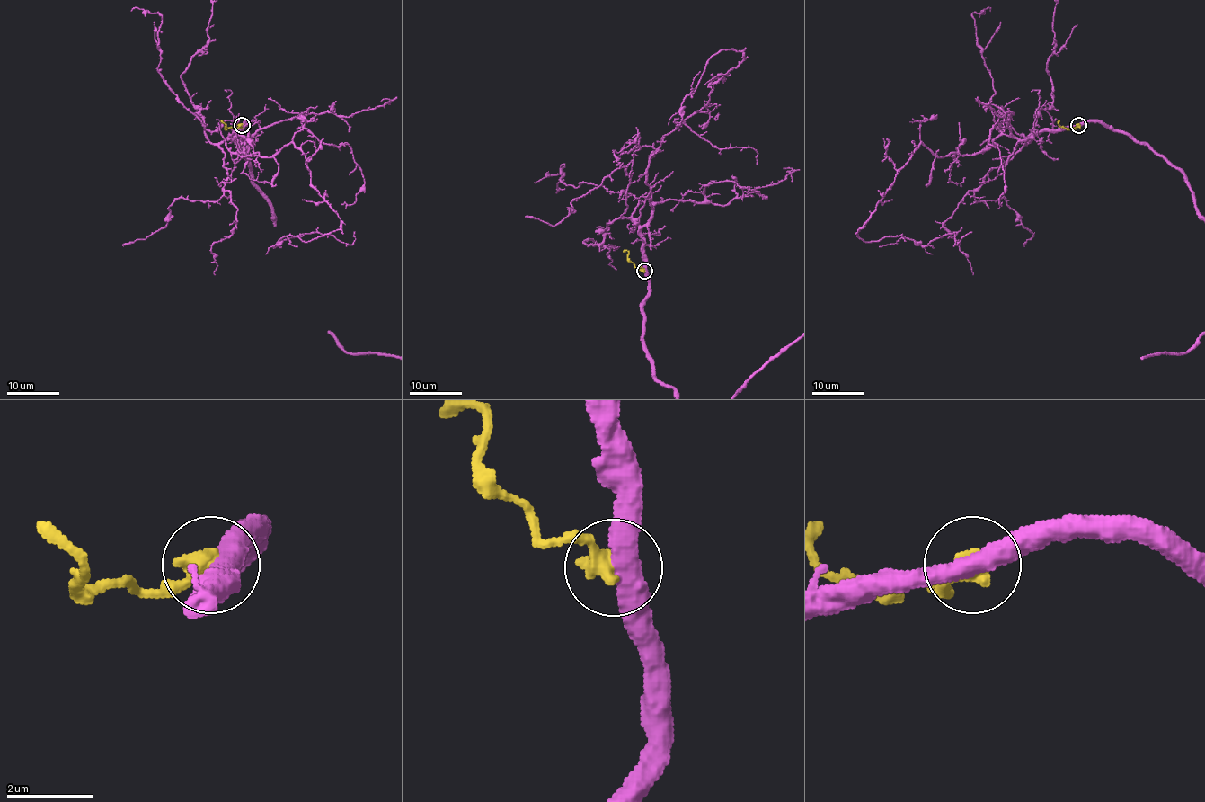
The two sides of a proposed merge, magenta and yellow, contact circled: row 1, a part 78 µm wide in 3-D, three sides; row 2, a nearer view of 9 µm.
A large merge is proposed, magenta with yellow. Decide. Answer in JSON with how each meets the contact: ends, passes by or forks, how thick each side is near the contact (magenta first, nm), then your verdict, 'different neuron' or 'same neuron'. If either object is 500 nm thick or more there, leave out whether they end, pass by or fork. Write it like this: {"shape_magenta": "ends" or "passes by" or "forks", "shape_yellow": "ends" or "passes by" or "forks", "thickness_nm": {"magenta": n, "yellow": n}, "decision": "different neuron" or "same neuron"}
{"thickness_nm": {"magenta": 480, "yellow": 500}, "decision": "different neuron"}

